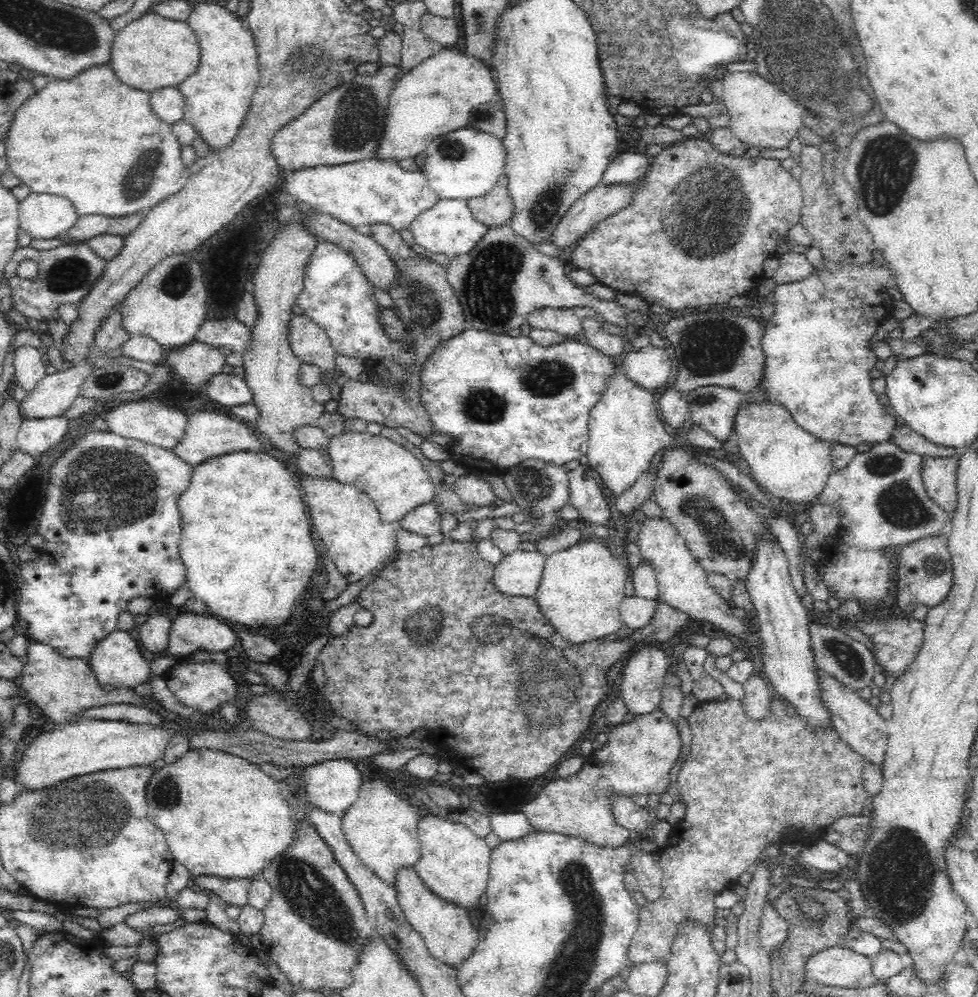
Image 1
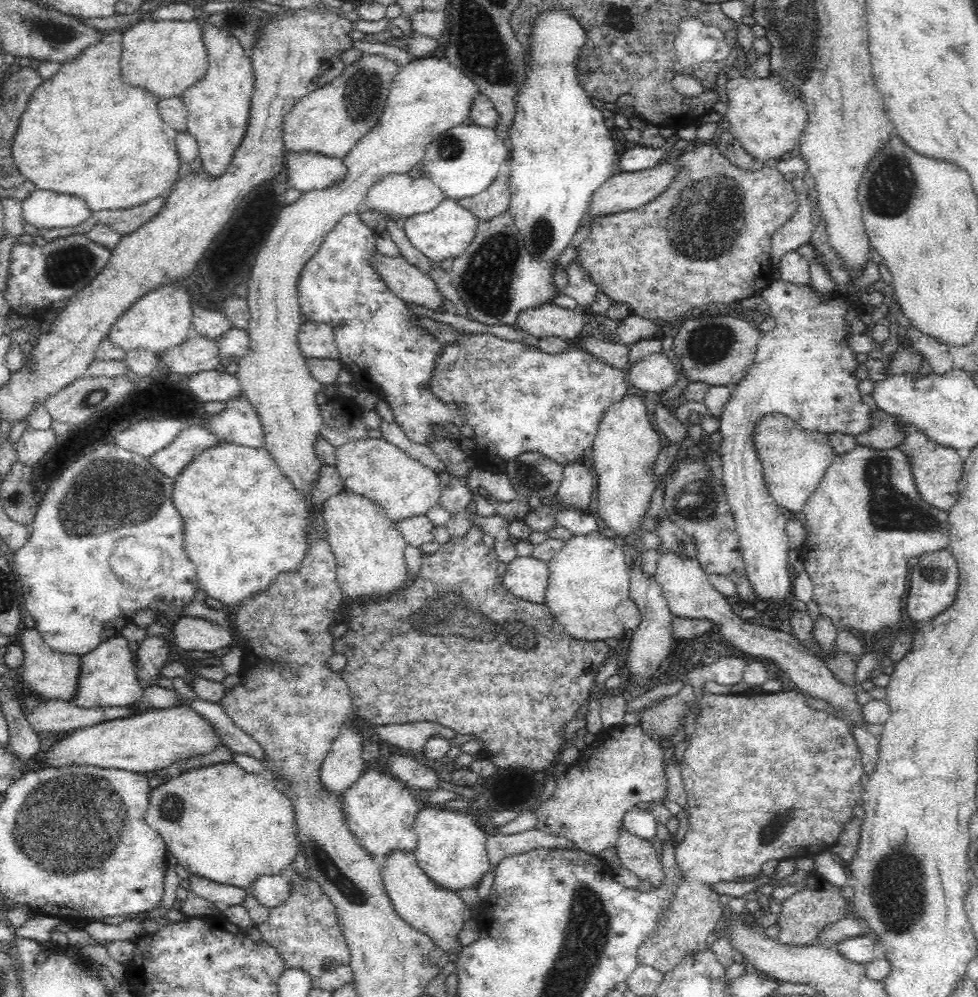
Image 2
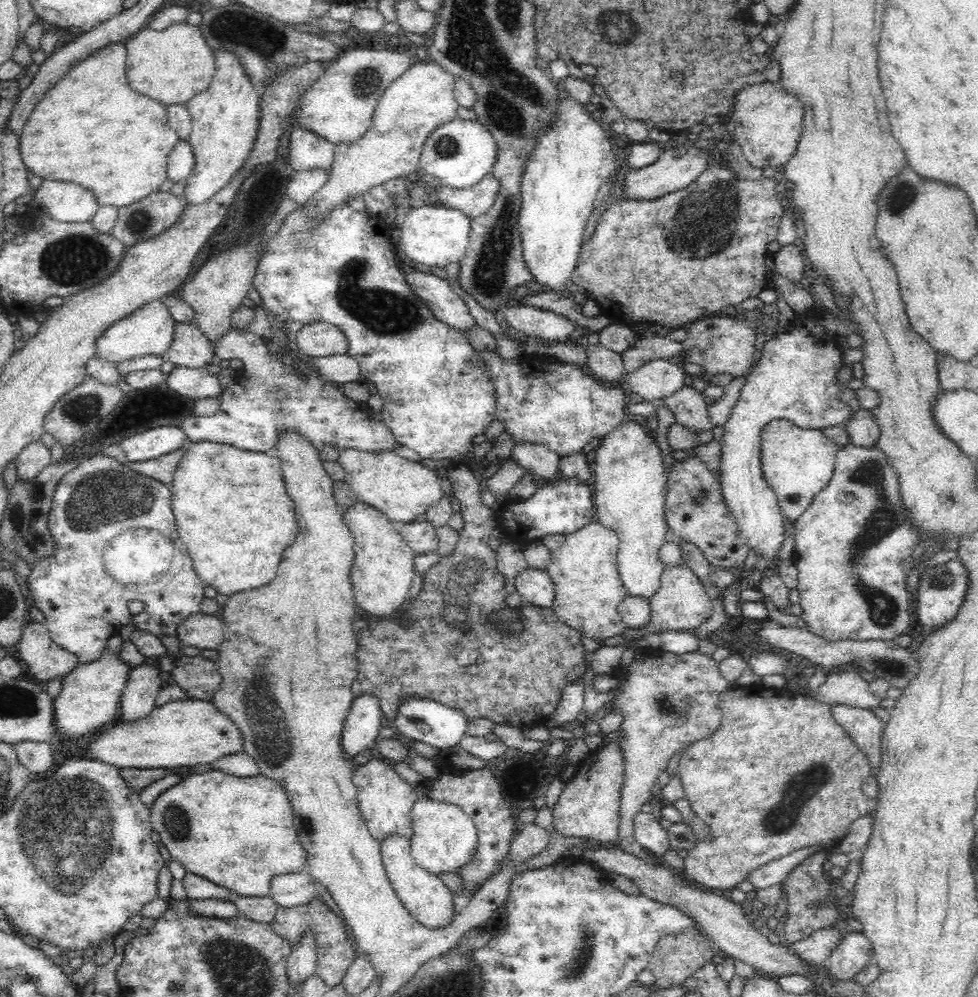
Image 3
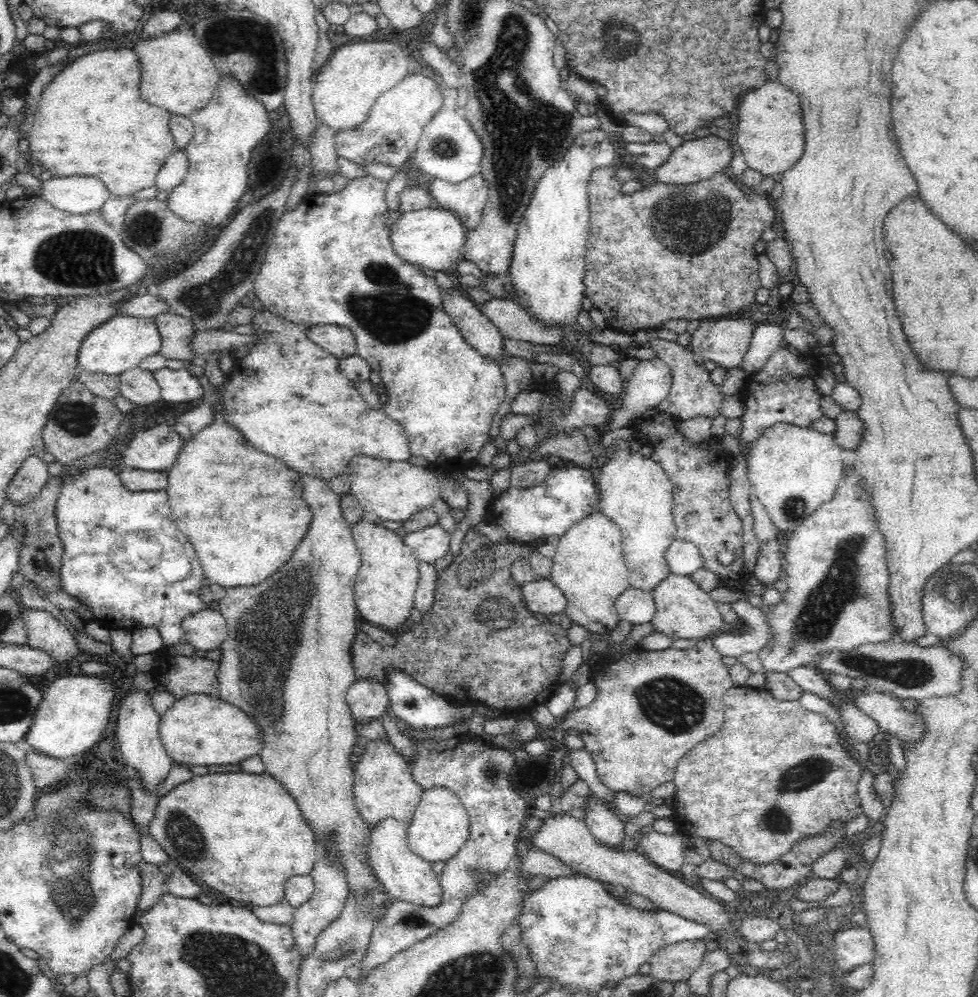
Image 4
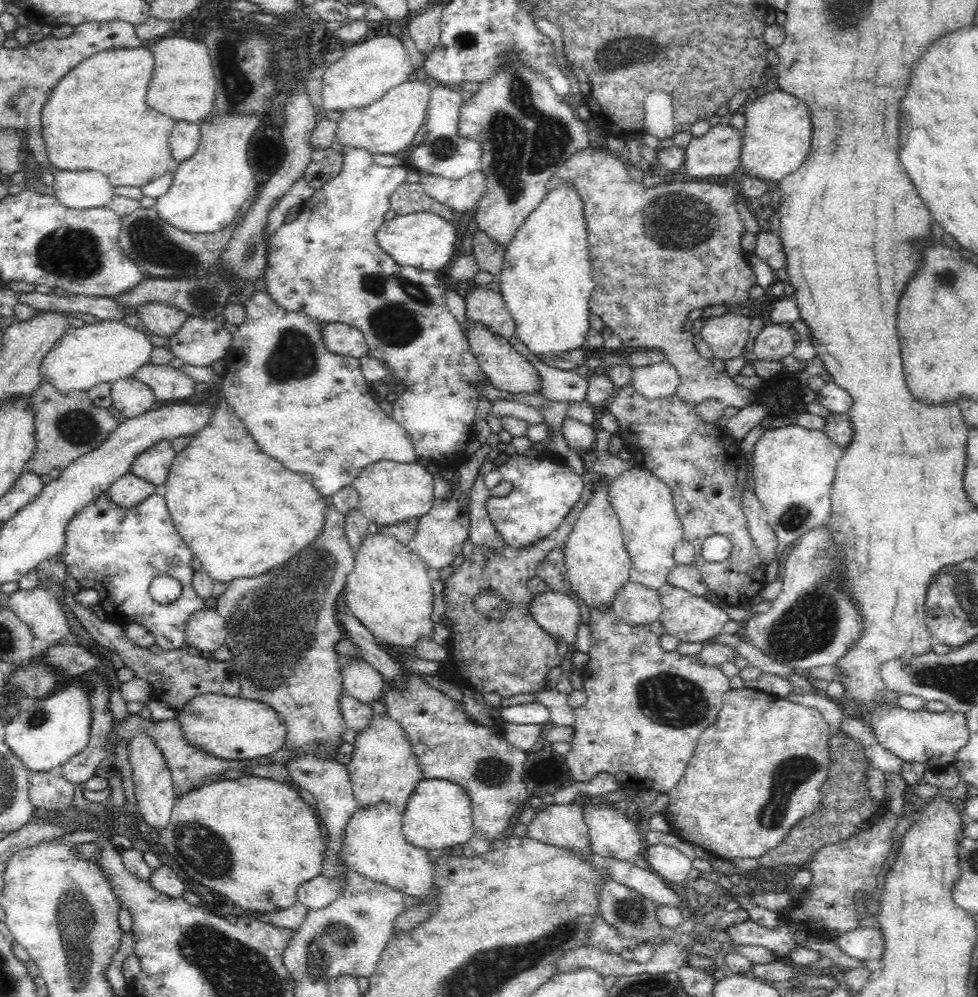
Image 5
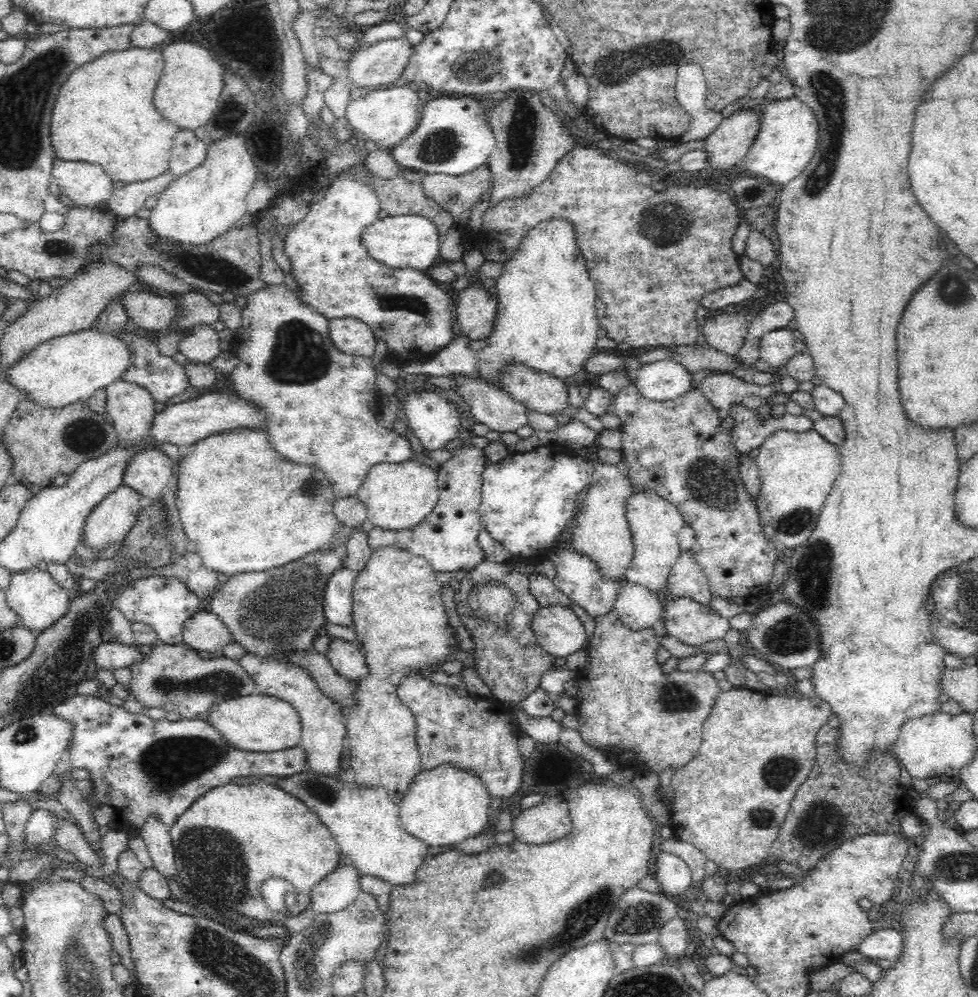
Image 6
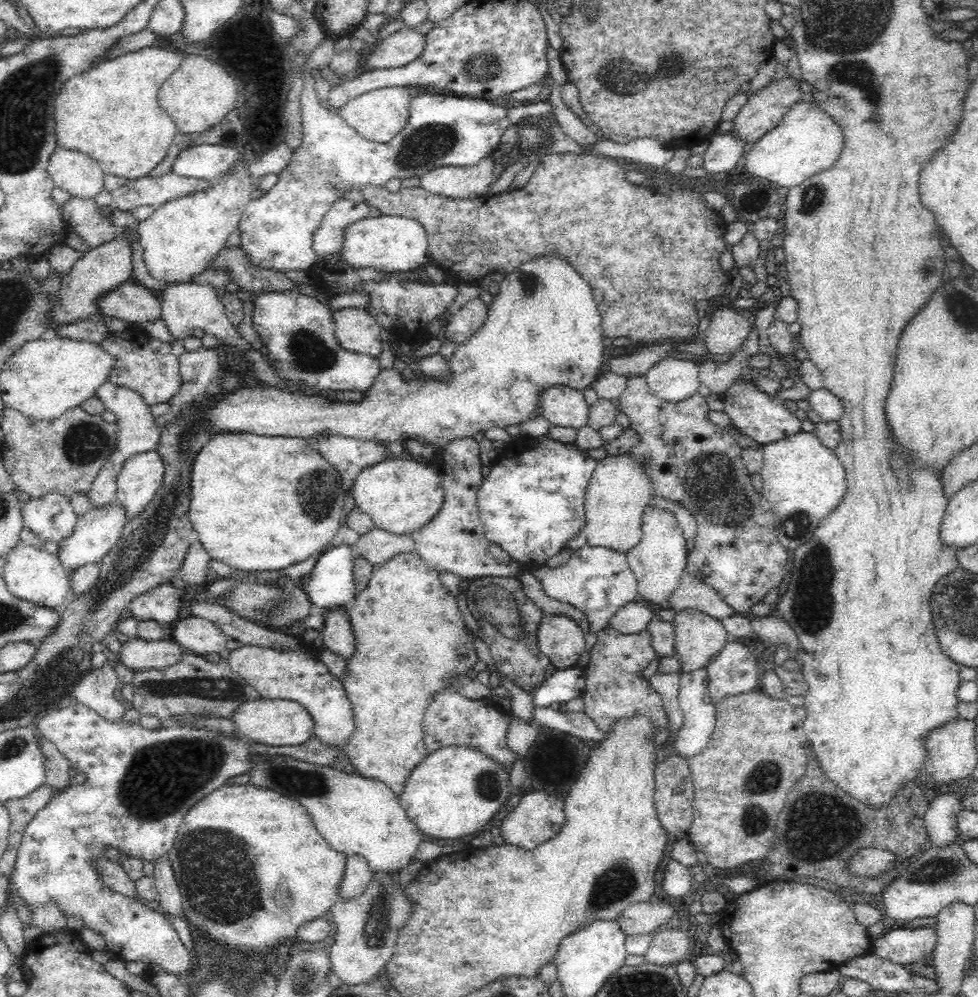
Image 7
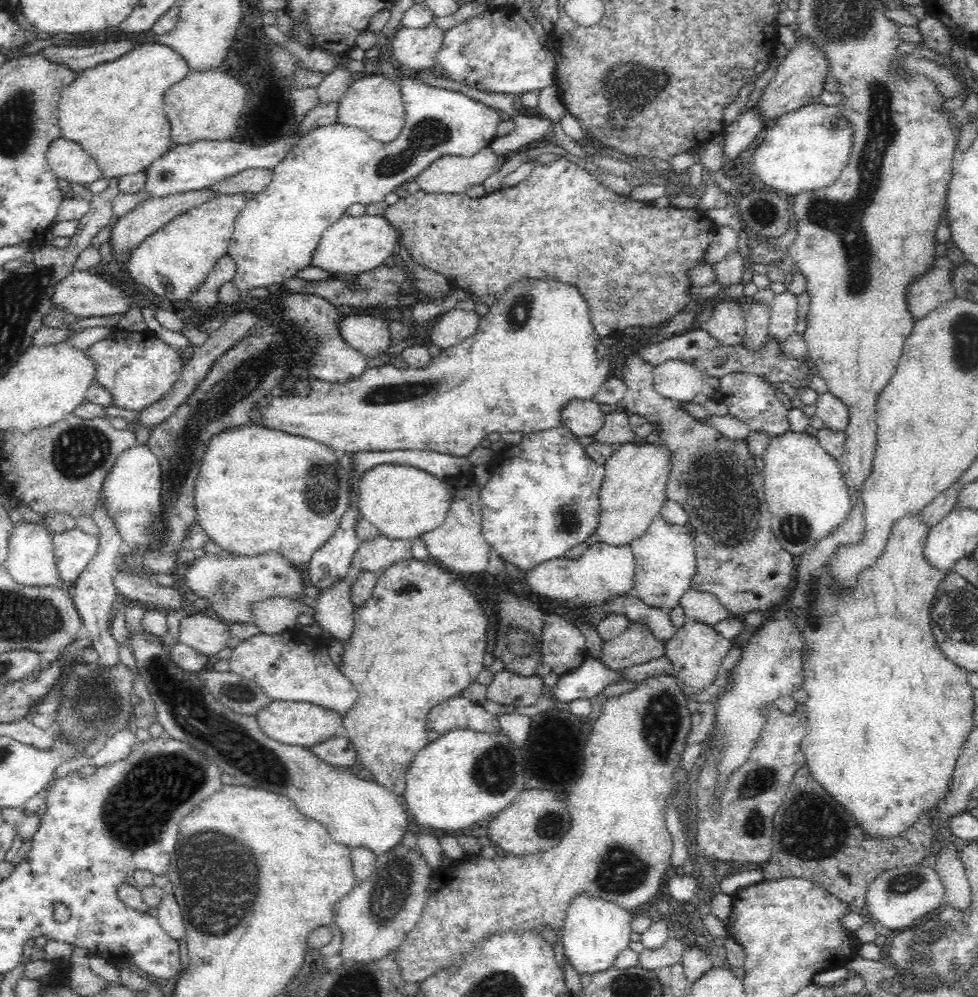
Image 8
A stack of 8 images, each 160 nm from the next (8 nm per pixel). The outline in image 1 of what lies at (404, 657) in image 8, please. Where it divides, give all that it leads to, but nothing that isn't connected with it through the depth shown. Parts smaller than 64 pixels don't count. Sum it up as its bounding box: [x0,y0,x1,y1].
[297,472,420,887]

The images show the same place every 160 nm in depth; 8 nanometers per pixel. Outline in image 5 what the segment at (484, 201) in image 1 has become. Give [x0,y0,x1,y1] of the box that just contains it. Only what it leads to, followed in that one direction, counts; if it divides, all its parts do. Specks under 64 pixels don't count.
[420,171,506,278]

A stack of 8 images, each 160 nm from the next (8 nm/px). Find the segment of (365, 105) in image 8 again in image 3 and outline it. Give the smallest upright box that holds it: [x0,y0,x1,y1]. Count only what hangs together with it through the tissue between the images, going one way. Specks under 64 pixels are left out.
[305,62,458,216]

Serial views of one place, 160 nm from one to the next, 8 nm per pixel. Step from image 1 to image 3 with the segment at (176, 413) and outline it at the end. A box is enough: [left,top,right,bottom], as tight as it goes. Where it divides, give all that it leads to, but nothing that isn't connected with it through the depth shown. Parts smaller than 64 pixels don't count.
[121,426,187,462]

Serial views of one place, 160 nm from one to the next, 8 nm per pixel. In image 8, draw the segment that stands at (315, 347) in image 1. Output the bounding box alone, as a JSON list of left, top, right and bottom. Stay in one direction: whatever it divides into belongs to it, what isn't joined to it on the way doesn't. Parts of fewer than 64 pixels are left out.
[339,315,392,356]

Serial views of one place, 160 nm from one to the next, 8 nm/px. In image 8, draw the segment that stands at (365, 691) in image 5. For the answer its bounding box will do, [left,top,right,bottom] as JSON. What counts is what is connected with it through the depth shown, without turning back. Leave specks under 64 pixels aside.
[312,574,356,641]

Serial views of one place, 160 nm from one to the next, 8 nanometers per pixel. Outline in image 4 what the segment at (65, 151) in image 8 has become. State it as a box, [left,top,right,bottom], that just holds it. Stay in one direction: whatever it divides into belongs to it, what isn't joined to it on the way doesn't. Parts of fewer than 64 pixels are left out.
[41,176,112,215]

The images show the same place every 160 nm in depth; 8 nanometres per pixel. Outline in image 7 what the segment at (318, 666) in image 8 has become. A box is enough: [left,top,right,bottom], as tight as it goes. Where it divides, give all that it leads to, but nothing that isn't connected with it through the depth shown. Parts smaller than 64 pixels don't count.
[227,645,354,746]

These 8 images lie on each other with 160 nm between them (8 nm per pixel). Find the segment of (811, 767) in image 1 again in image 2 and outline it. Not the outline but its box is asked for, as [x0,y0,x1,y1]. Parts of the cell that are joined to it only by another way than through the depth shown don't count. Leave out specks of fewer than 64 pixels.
[637,689,866,975]

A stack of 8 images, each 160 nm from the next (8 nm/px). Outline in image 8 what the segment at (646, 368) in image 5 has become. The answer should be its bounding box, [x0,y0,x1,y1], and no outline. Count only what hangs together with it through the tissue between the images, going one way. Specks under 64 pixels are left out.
[653,360,703,402]

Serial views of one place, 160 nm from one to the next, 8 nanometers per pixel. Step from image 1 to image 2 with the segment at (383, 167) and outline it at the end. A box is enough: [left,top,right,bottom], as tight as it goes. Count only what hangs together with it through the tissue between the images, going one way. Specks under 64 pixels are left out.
[285,153,445,219]

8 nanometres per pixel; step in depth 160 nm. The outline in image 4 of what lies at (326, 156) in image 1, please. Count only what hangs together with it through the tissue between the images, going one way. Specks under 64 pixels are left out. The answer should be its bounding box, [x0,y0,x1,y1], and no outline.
[311,38,410,134]

